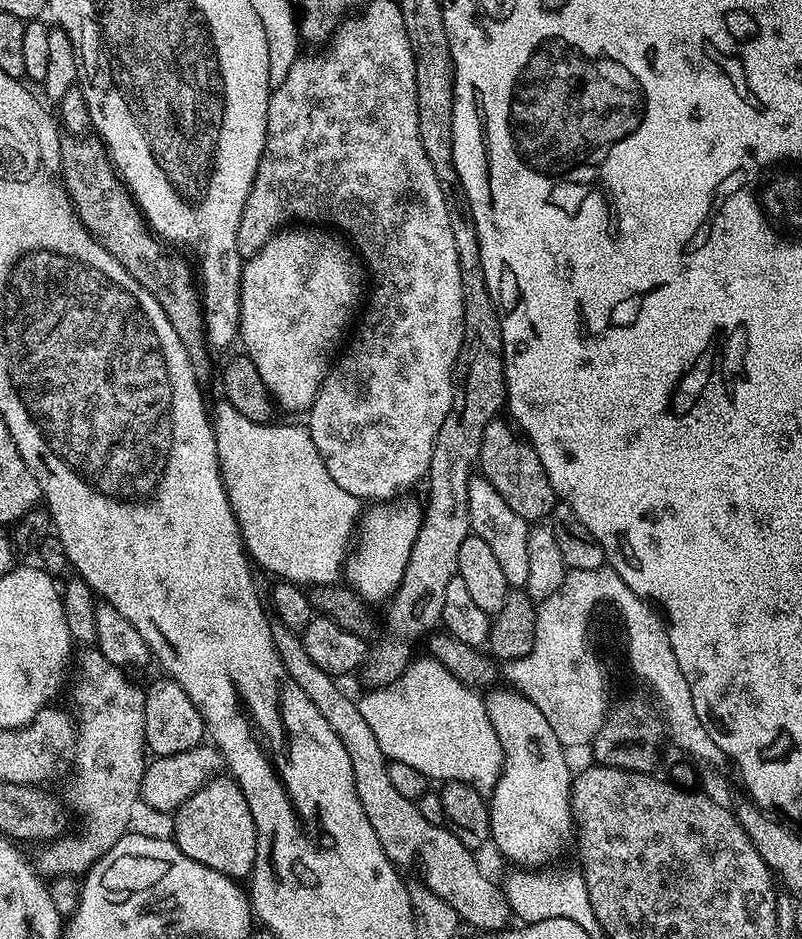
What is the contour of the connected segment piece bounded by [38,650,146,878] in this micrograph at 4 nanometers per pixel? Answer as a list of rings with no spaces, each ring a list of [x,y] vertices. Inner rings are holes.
[[[84,650],[81,652],[84,652],[84,653],[82,653],[80,656],[80,669],[78,669],[76,672],[76,685],[74,685],[72,688],[72,700],[74,703],[76,703],[76,712],[74,711],[74,723],[76,725],[76,738],[74,741],[74,756],[75,756],[75,752],[76,752],[76,784],[72,784],[69,786],[69,788],[68,788],[68,800],[69,801],[67,800],[67,803],[70,805],[70,808],[71,808],[70,803],[72,803],[73,810],[76,811],[78,815],[80,815],[80,833],[78,833],[77,836],[68,836],[69,834],[61,835],[59,838],[51,841],[51,843],[49,843],[47,846],[41,847],[44,849],[42,849],[40,852],[40,866],[38,864],[38,868],[39,868],[39,871],[41,873],[43,873],[43,875],[45,877],[48,877],[48,878],[80,878],[80,877],[83,877],[84,873],[91,870],[91,868],[94,866],[94,862],[98,862],[98,858],[102,858],[105,854],[108,853],[109,850],[112,849],[112,847],[114,846],[114,842],[118,842],[119,840],[122,839],[122,837],[124,837],[124,835],[129,831],[128,823],[130,823],[132,820],[132,811],[135,810],[136,804],[138,805],[138,801],[140,800],[140,779],[144,776],[144,769],[146,767],[146,759],[144,760],[144,756],[146,757],[146,745],[144,743],[144,694],[145,694],[145,689],[143,687],[139,688],[139,686],[136,685],[134,681],[128,680],[129,673],[127,671],[125,671],[125,669],[116,668],[115,666],[113,666],[113,664],[110,663],[109,660],[106,659],[106,657],[103,656],[103,654],[101,654],[99,650]]]

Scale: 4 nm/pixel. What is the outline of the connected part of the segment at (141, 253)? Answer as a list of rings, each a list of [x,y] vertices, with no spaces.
[[[88,134],[83,138],[65,135],[61,139],[60,174],[74,210],[86,230],[124,267],[134,282],[154,294],[158,306],[162,306],[166,318],[174,326],[174,334],[182,338],[182,346],[186,346],[197,377],[204,378],[208,372],[210,352],[204,339],[204,313],[193,265],[189,261],[188,265],[179,251],[165,247],[160,237],[144,223],[140,209],[112,167],[104,143],[95,135]]]

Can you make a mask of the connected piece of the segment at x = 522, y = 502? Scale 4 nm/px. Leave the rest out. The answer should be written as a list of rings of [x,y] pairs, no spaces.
[[[497,418],[486,426],[486,434],[482,434],[478,472],[490,482],[490,486],[494,486],[494,490],[498,490],[498,494],[502,494],[502,502],[526,521],[540,522],[551,517],[558,503],[538,454],[507,419]]]

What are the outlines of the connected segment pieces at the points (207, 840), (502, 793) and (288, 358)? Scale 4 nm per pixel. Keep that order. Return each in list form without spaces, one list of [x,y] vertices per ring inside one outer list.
[[[221,774],[209,784],[203,784],[176,809],[174,819],[170,836],[186,858],[194,858],[194,862],[202,862],[202,866],[233,878],[251,877],[256,857],[256,827],[244,791],[235,780]]]
[[[507,690],[508,692],[492,692],[489,691],[484,696],[484,705],[486,706],[486,714],[490,718],[490,726],[494,726],[494,734],[498,738],[498,742],[502,746],[502,754],[504,755],[504,766],[500,769],[500,777],[498,782],[492,787],[490,799],[488,800],[488,813],[490,814],[490,830],[492,831],[491,843],[496,844],[496,848],[508,860],[513,860],[513,865],[519,866],[524,870],[536,870],[541,866],[548,866],[552,858],[564,848],[564,843],[571,841],[574,836],[574,825],[572,822],[572,777],[573,769],[568,769],[568,760],[566,750],[558,742],[558,734],[554,734],[554,729],[550,726],[550,722],[546,722],[546,714],[542,714],[542,710],[538,710],[538,706],[534,706],[534,702],[530,702],[521,692],[515,690]]]
[[[292,226],[277,232],[258,254],[247,257],[244,262],[240,279],[238,340],[241,345],[244,343],[243,351],[253,360],[254,366],[258,366],[258,374],[277,409],[304,414],[311,408],[324,375],[361,307],[360,295],[366,292],[366,268],[361,257],[339,235],[331,234],[336,235],[312,226]]]

